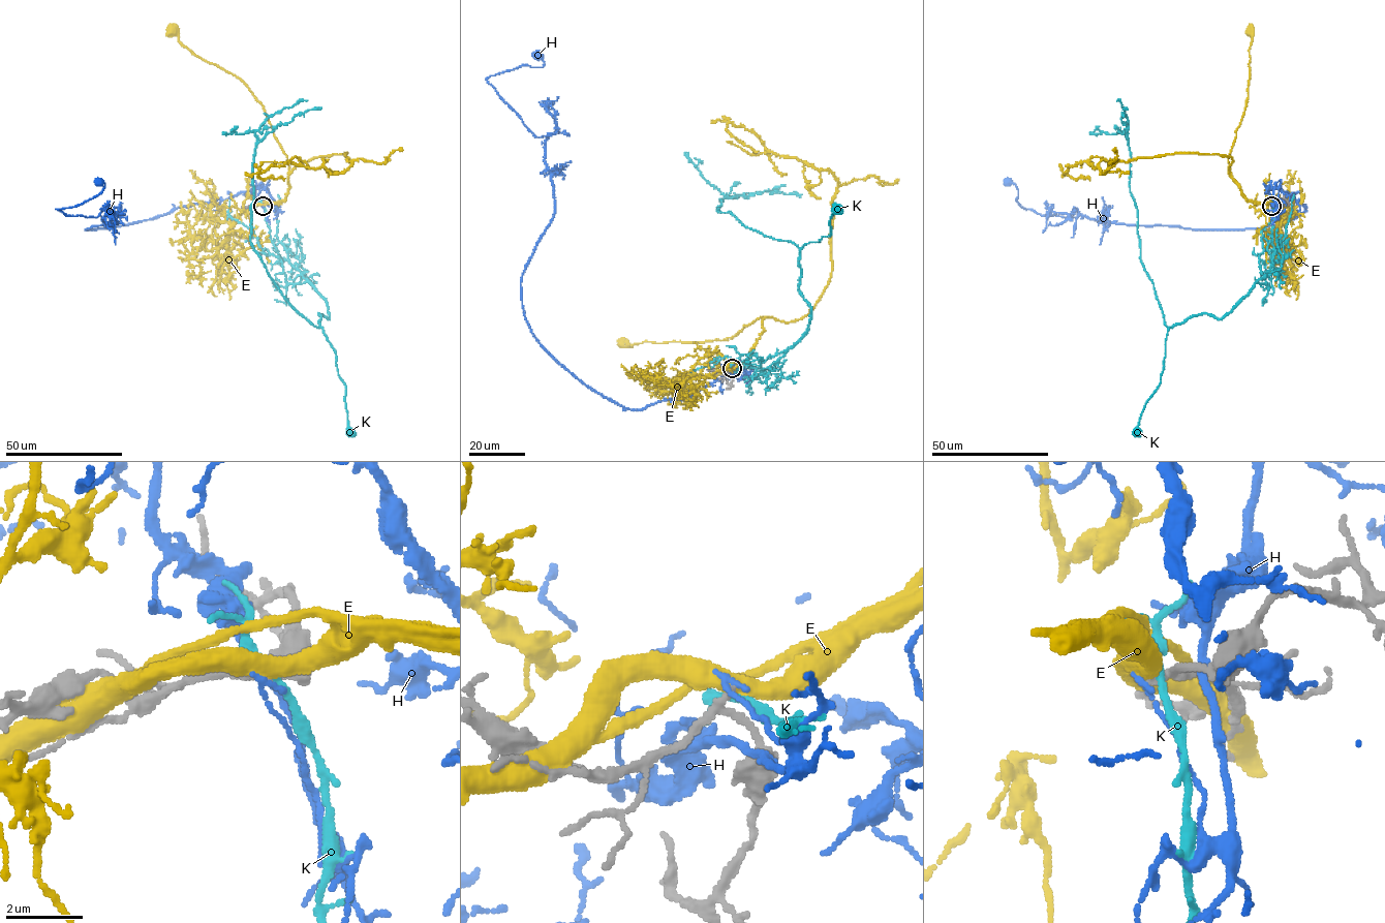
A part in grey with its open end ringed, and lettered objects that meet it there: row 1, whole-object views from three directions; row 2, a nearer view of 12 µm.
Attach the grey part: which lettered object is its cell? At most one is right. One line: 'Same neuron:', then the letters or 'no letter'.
Same neuron: no letter

